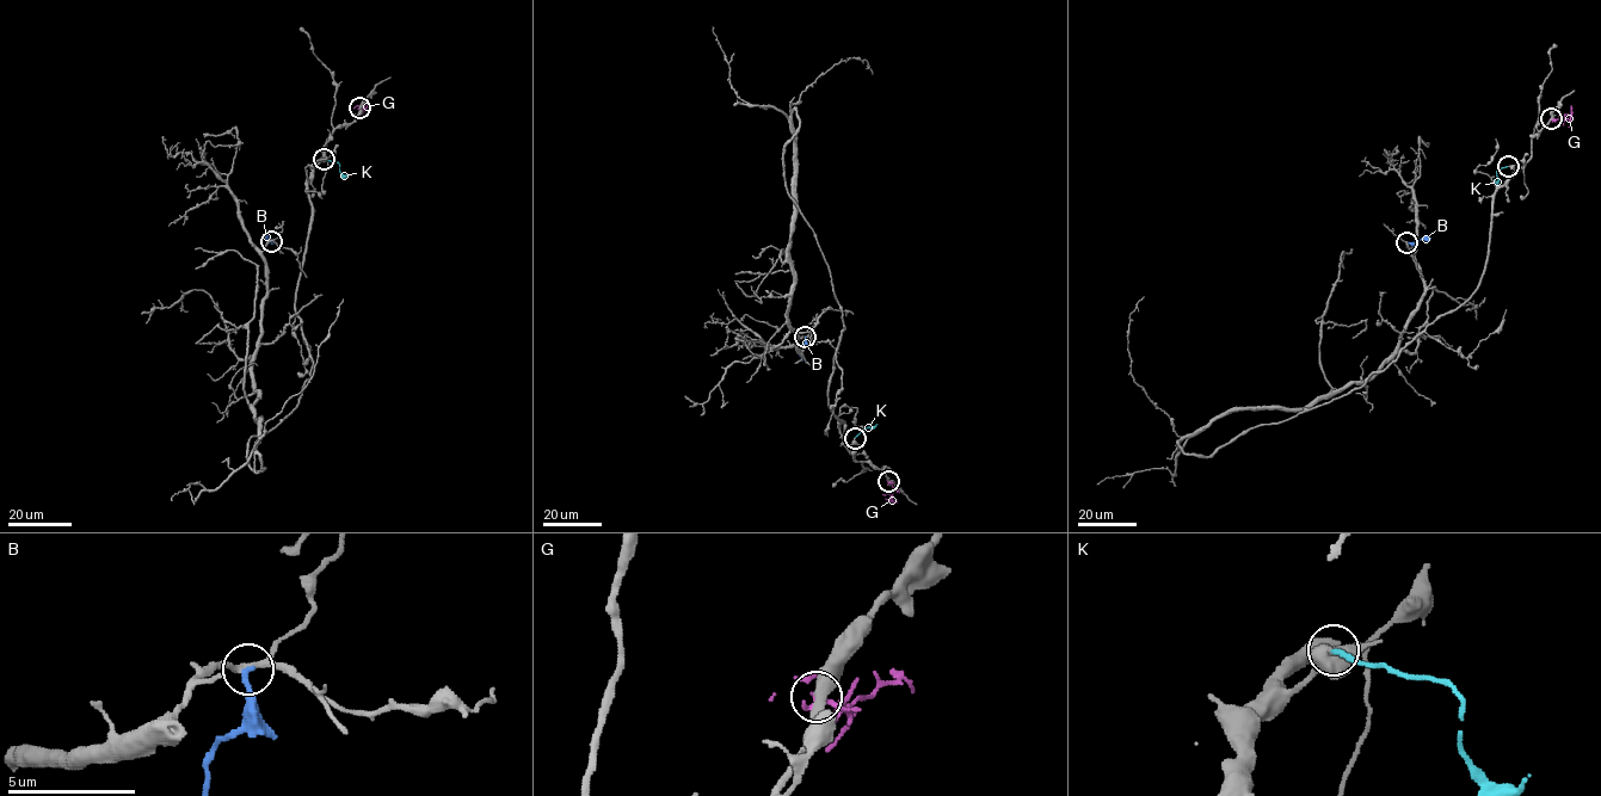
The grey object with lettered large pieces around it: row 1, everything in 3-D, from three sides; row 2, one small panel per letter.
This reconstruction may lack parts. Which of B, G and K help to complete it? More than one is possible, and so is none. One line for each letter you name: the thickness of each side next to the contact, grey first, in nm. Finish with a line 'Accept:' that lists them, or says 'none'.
K: Thickness 200 nm (grey) against 200 nm
Accept: K

